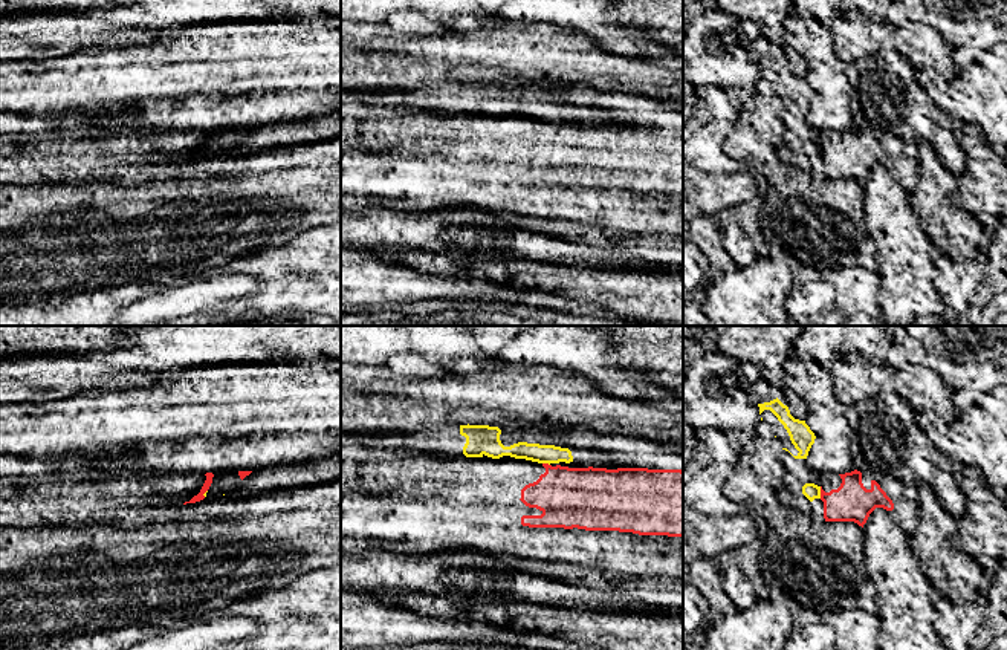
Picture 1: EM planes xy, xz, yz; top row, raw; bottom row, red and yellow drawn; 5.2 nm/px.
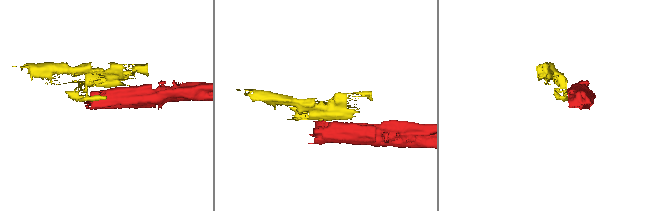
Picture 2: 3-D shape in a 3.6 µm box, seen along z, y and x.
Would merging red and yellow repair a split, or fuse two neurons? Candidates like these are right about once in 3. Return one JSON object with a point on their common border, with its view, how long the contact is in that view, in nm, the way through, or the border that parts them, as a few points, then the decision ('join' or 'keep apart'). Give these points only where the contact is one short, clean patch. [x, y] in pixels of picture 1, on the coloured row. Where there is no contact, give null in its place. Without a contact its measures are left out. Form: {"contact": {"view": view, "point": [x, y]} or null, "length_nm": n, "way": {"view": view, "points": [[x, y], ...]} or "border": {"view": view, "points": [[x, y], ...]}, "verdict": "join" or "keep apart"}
{"contact": {"view": "yz", "point": [821, 493]}, "length_nm": 60, "border": {"view": "yz", "points": [[819, 487], [821, 497]]}, "verdict": "keep apart"}

